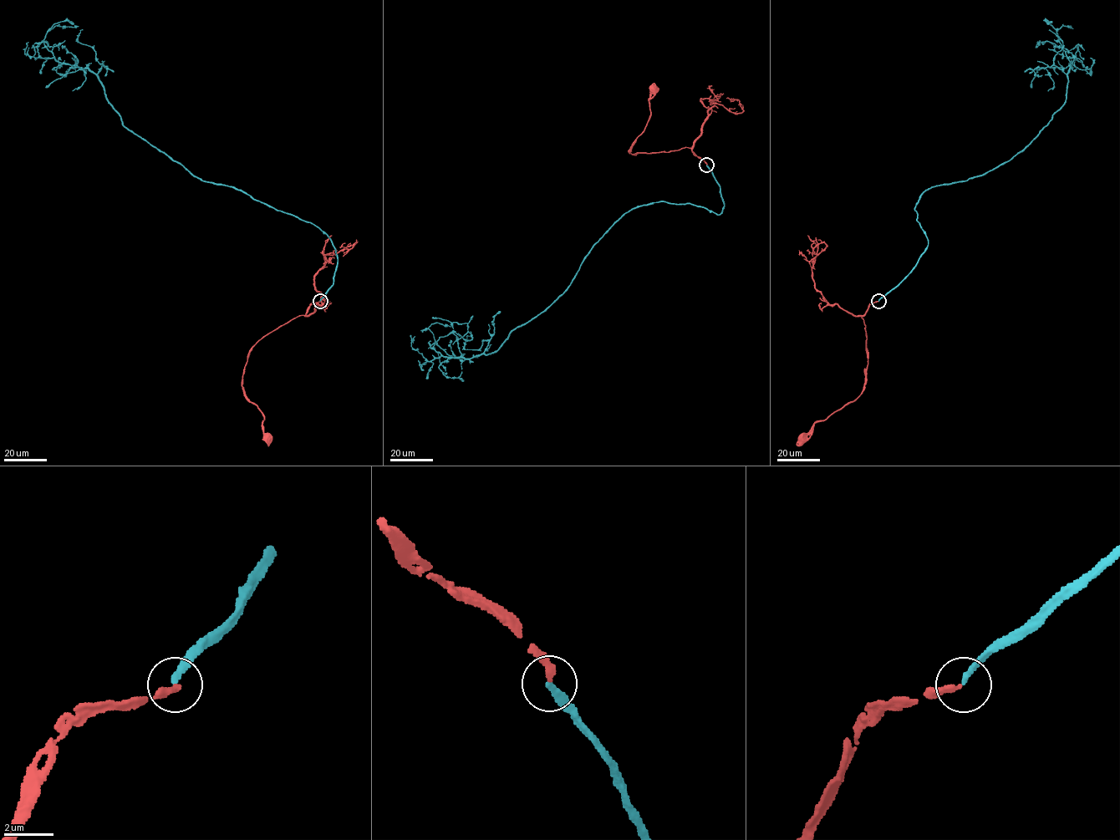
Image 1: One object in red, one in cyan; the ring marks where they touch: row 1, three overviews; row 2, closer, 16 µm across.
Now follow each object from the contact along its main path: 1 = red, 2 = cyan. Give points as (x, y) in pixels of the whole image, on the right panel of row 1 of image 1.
1: (878, 301), (861, 315), (866, 325), (868, 356), (864, 389), (853, 401), (825, 420), (817, 420), (797, 446)
2: (878, 301), (928, 245), (915, 210), (922, 193), (1009, 160), (1066, 101), (1071, 68), (1056, 31), (1067, 26)

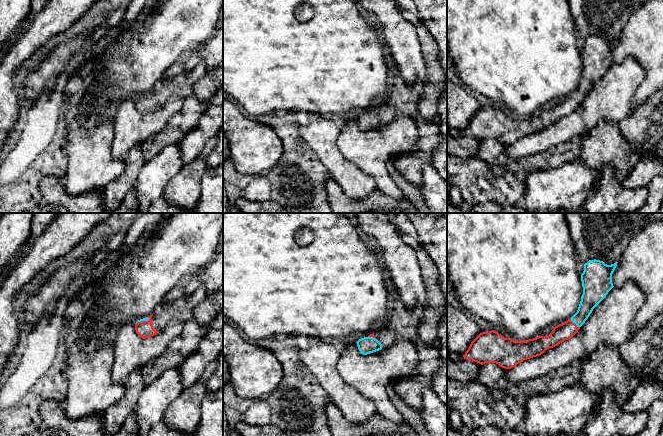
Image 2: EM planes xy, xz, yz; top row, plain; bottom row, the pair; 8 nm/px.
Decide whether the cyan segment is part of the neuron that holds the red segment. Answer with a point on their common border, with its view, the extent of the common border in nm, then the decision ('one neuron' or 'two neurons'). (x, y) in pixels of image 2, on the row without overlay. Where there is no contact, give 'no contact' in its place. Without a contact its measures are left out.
contact yz (574, 99); length 110 nm; one neuron

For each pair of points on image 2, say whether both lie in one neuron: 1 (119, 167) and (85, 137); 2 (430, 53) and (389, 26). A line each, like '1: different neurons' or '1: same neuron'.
1: same neuron
2: different neurons

